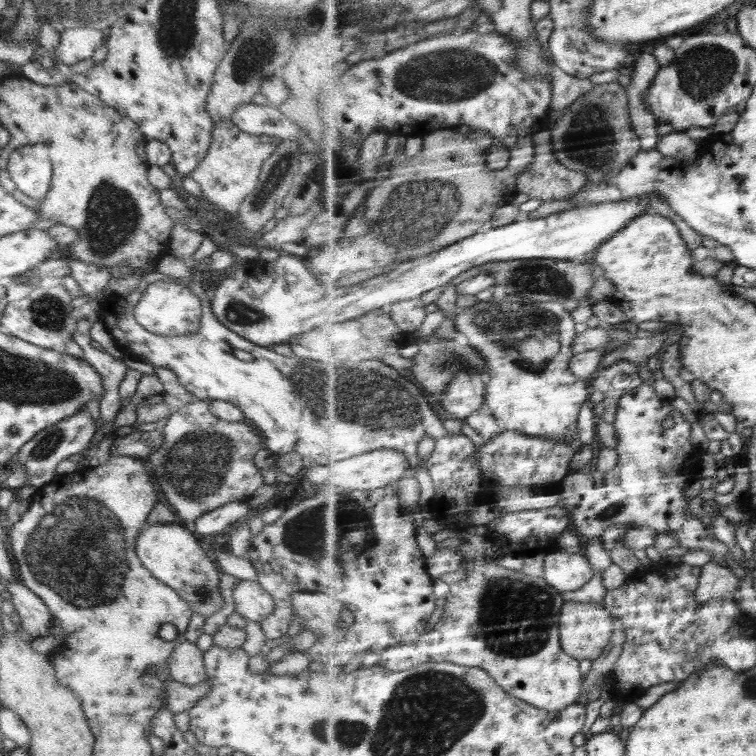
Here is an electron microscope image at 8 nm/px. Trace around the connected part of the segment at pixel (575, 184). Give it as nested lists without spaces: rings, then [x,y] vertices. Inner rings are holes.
[[[546,128],[542,132],[532,135],[534,144],[536,144],[536,157],[532,164],[524,169],[524,173],[520,173],[519,190],[534,199],[542,200],[542,202],[568,199],[574,193],[578,193],[588,182],[588,174],[586,172],[568,168],[558,161],[551,141],[551,133]]]

